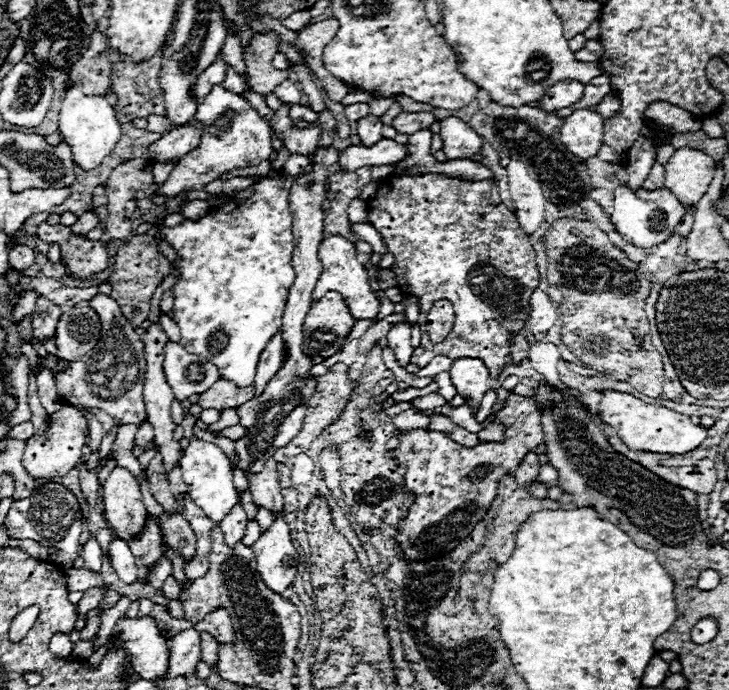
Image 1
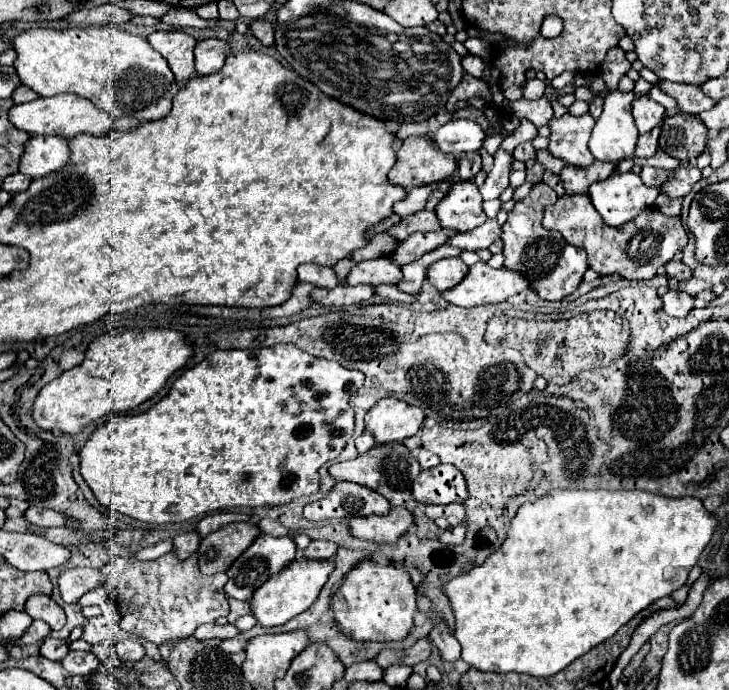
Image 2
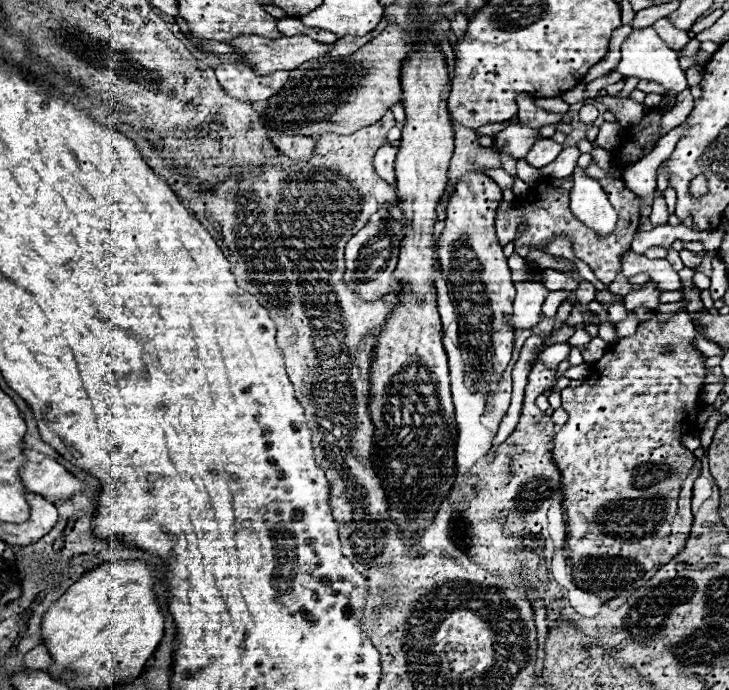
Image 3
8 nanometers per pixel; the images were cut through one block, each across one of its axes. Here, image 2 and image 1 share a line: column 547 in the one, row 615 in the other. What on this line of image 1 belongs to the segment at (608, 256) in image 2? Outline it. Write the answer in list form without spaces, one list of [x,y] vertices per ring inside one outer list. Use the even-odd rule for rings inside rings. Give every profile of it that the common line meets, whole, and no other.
[[[224,608],[208,614],[202,622],[196,624],[196,630],[210,632],[218,642],[232,642],[234,640],[234,628],[232,628],[230,616]]]

